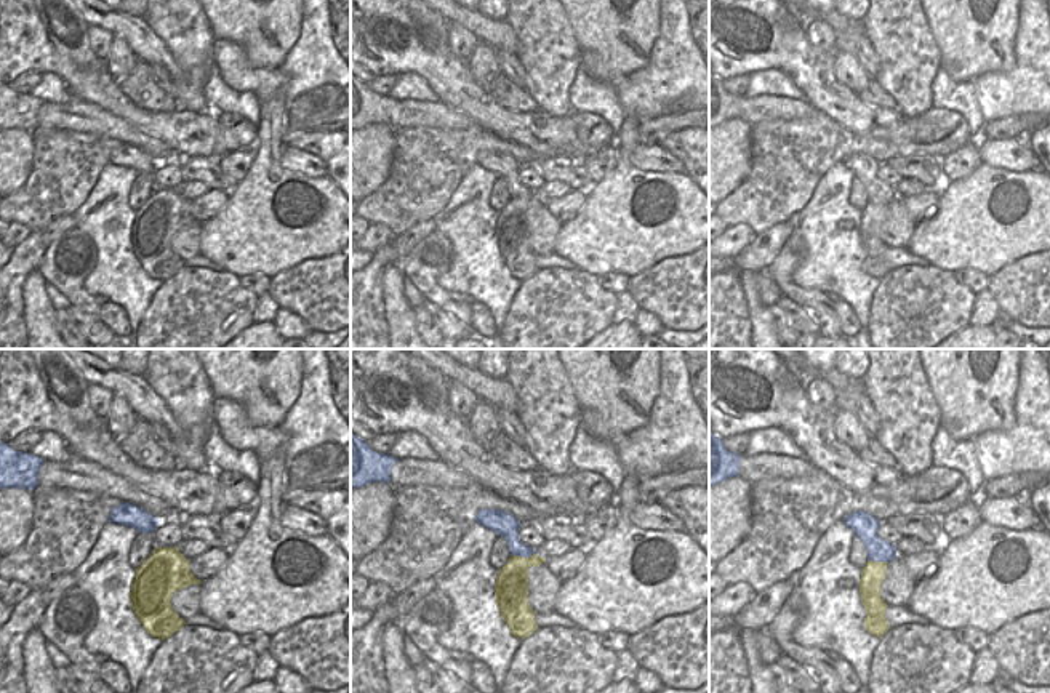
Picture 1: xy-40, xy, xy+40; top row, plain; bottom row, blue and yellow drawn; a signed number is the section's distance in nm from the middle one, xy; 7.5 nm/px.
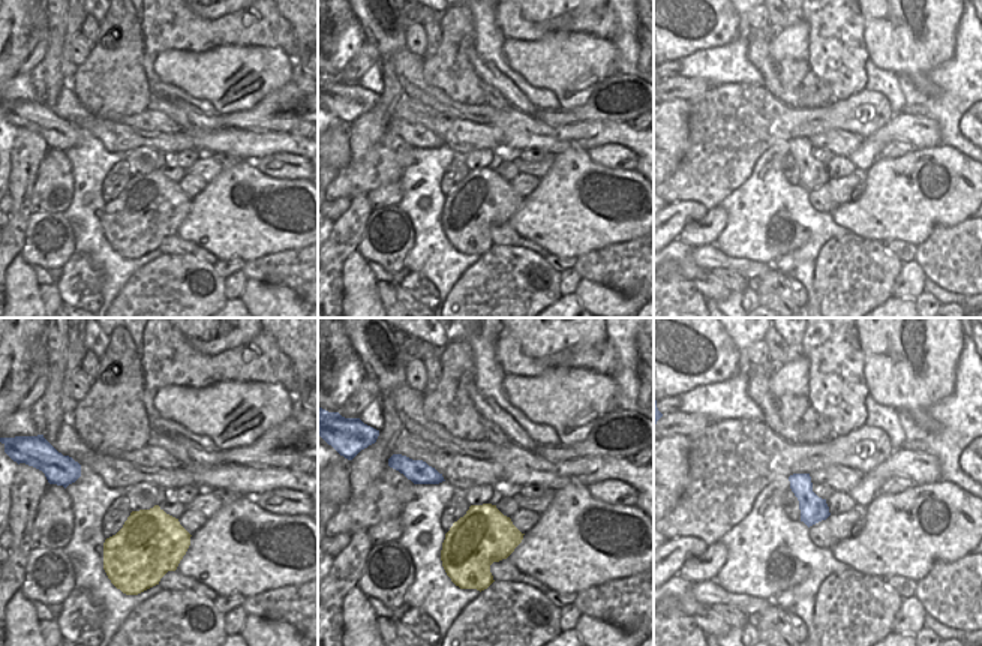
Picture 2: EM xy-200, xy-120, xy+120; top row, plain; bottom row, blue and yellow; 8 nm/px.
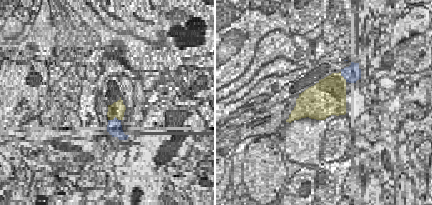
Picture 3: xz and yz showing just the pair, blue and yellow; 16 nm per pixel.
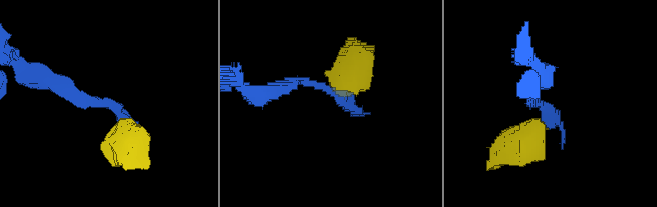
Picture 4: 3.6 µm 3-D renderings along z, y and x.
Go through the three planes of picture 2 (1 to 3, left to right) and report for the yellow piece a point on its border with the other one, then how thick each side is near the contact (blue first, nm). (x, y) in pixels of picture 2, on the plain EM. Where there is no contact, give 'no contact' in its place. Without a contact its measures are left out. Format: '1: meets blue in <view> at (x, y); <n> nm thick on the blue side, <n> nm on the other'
1: no contact
2: no contact
3: no contact

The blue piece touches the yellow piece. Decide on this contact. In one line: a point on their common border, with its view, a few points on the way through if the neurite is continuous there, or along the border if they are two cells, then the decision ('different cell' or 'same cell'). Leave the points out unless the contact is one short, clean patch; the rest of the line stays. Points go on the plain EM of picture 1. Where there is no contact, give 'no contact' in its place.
meets blue in xy at (522, 197); border along xy (533, 194), (525, 199), (511, 197); different cell

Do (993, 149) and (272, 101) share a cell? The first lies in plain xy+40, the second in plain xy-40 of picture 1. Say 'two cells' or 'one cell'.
two cells

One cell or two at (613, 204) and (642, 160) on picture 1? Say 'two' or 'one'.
two

